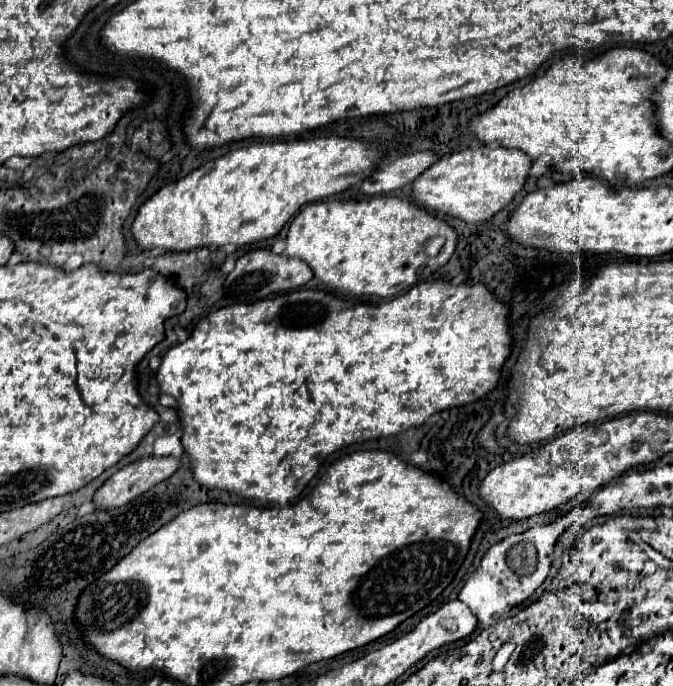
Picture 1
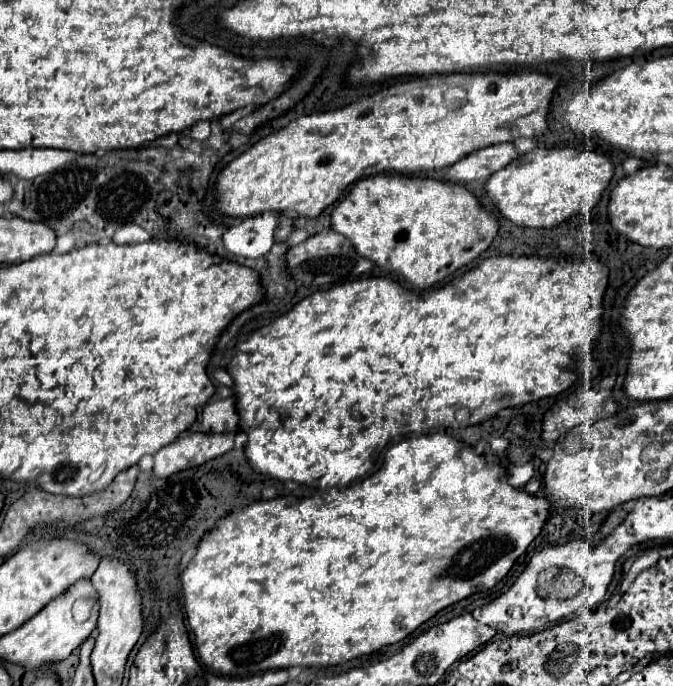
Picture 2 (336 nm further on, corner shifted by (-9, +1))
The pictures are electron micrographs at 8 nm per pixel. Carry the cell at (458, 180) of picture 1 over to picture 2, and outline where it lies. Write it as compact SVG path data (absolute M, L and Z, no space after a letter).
M533 149L527 155L519 155L507 167L493 173L485 181L485 193L497 211L513 221L515 225L525 227L553 227L565 219L569 219L577 211L587 211L597 205L603 189L607 187L609 179L613 177L613 163L597 153L597 151L577 151L577 149Z

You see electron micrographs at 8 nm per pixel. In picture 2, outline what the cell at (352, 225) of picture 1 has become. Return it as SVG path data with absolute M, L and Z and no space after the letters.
M383 173L359 179L349 189L349 193L339 199L337 207L331 211L331 229L347 237L355 251L361 257L373 261L375 267L403 277L405 283L413 289L427 289L483 253L497 233L497 221L467 189L457 183Z

